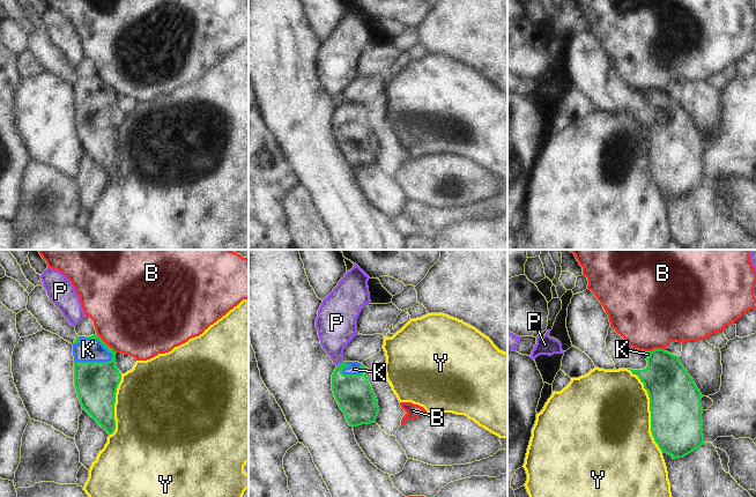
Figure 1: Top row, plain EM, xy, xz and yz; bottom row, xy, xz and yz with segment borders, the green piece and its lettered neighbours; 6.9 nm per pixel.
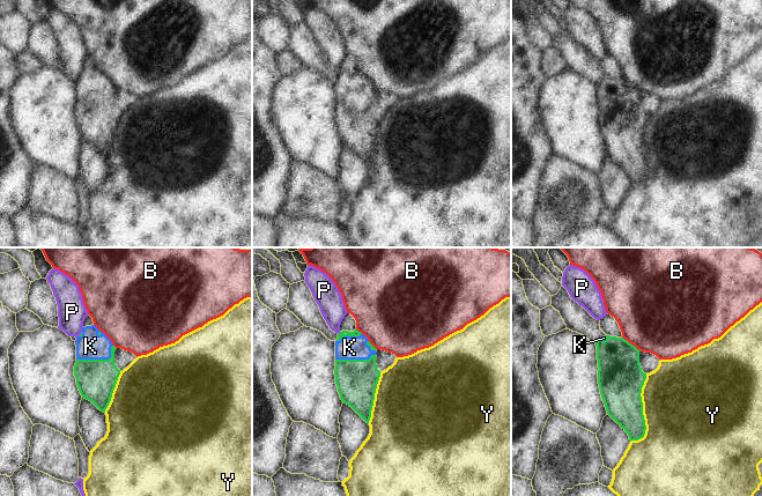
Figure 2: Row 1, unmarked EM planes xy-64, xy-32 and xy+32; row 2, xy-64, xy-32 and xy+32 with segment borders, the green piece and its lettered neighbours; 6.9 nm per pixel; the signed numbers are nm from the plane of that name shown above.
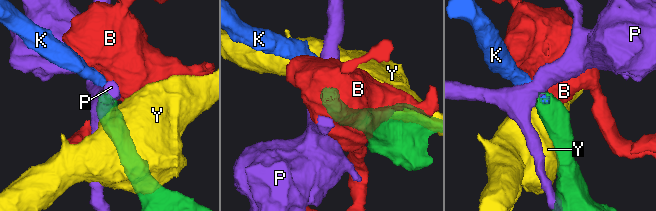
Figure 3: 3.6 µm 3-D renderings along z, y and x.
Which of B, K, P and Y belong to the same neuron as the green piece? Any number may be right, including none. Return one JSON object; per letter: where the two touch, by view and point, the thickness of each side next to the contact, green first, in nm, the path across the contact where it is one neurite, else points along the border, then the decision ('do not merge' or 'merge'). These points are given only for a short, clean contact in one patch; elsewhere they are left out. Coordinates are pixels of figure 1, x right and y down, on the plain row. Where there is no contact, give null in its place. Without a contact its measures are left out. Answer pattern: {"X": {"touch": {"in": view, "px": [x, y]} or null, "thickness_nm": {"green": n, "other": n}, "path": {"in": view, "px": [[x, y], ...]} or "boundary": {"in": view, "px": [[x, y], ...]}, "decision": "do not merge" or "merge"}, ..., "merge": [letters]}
{"B": {"touch": {"in": "xy", "px": [105, 84]}, "thickness_nm": {"green": 240, "other": 500}, "boundary": {"in": "xy", "px": [[96, 75], [116, 94]]}, "decision": "do not merge"}, "K": {"touch": {"in": "xy", "px": [95, 103]}, "thickness_nm": {"green": 300, "other": 160}, "path": {"in": "xy", "px": [[96, 124], [95, 103], [88, 90]]}, "decision": "merge"}, "P": {"touch": {"in": "xz", "px": [339, 105]}, "thickness_nm": {"green": 260, "other": 260}, "boundary": {"in": "xz", "px": [[342, 102], [336, 108]]}, "decision": "do not merge"}, "Y": {"touch": {"in": "yz", "px": [650, 150]}, "thickness_nm": {"green": 360, "other": 500}, "decision": "do not merge"}, "merge": ["K"]}

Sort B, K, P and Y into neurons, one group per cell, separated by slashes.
B / K / P / Y

